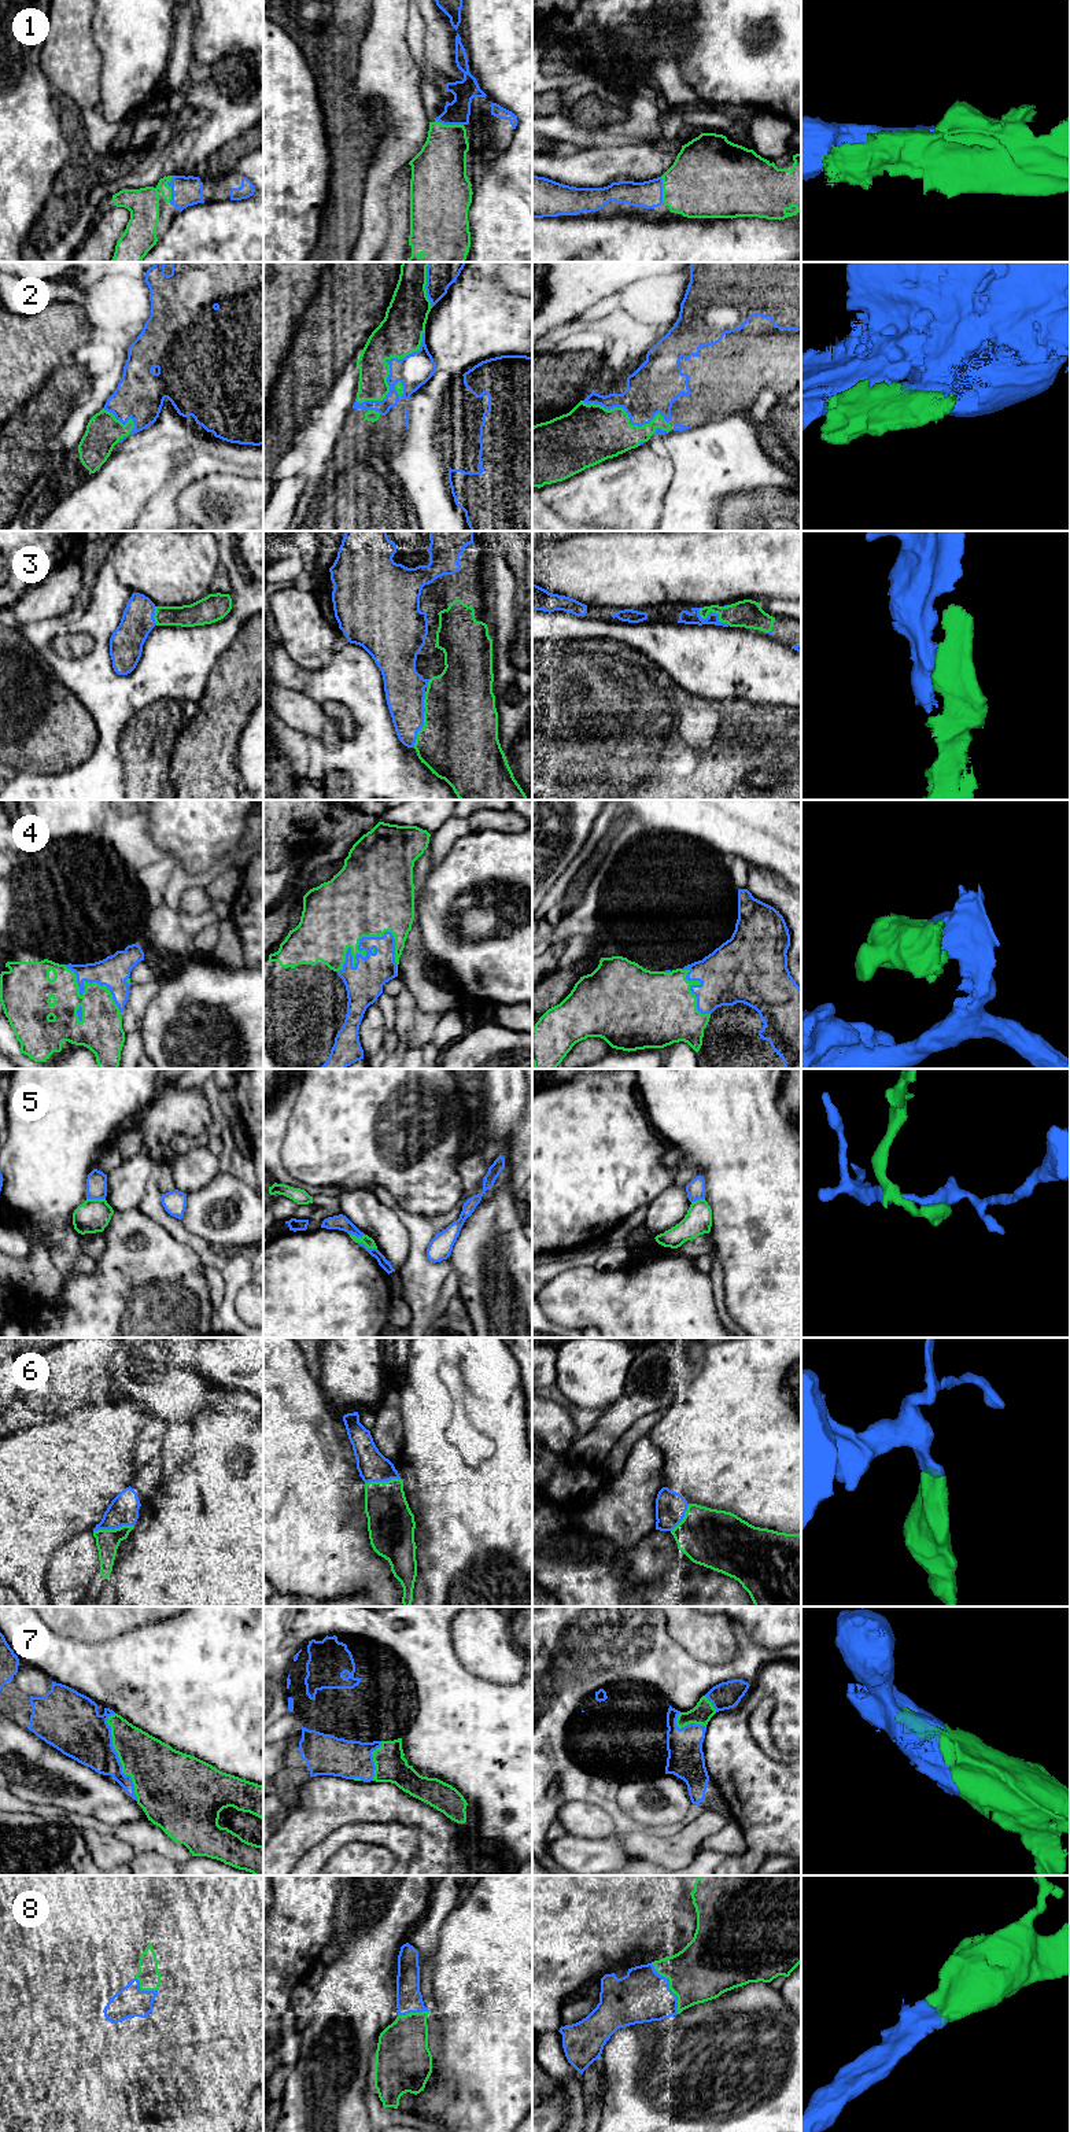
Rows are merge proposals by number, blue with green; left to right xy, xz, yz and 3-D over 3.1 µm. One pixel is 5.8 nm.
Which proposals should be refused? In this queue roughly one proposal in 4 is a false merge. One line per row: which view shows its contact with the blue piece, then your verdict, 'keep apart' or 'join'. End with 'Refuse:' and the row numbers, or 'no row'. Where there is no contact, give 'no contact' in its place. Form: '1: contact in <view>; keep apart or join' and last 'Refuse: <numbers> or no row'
1: contact in xy; join
2: contact in xz; join
3: contact in xz; join
4: contact in xz; join
5: contact in xz; keep apart
6: contact in xy; join
7: contact in xy; join
8: contact in yz; join
Refuse: 5

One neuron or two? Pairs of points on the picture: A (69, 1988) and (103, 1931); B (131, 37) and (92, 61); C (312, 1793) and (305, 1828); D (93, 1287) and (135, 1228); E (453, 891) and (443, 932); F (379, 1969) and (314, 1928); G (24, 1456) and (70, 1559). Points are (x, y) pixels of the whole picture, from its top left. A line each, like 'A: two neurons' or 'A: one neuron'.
A: one neuron
B: two neurons
C: one neuron
D: one neuron
E: one neuron
F: two neurons
G: two neurons

